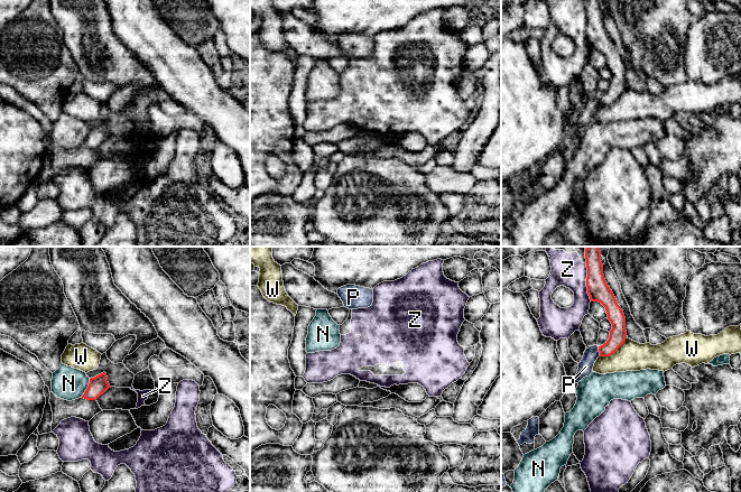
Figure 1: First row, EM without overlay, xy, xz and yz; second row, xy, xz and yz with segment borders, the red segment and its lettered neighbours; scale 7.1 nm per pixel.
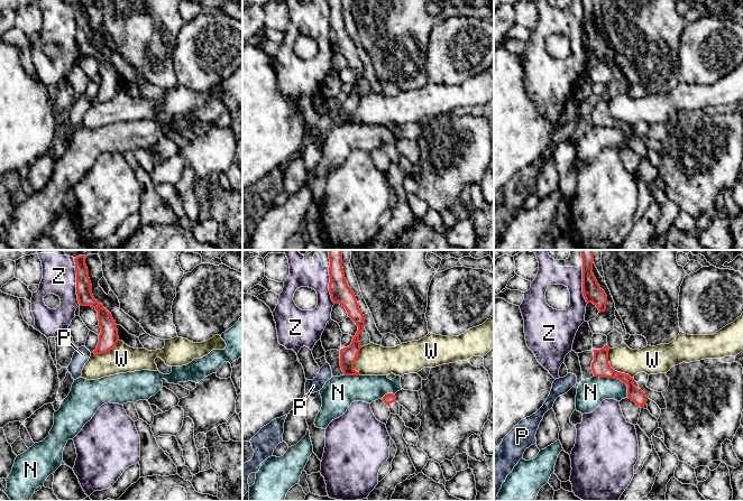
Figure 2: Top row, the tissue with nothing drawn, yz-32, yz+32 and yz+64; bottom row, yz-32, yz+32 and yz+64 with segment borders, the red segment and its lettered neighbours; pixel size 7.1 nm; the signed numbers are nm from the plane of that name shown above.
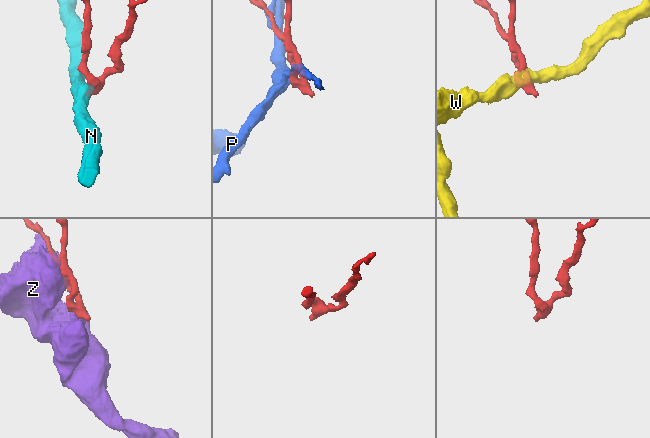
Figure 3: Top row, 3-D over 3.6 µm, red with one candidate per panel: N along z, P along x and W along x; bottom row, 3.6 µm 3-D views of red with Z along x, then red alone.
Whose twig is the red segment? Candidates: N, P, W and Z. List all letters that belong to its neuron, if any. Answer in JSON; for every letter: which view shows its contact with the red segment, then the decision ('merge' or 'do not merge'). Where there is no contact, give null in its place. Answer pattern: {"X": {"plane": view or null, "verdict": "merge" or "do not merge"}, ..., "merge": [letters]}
{"N": {"plane": "xy", "verdict": "do not merge"}, "P": {"plane": "yz", "verdict": "do not merge"}, "W": {"plane": "yz", "verdict": "do not merge"}, "Z": {"plane": "yz", "verdict": "do not merge"}, "merge": []}

